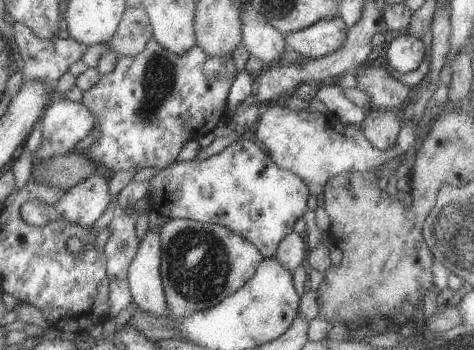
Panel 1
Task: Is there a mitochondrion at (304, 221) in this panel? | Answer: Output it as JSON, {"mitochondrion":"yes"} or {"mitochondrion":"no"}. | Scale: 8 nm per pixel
{"mitochondrion":"no"}

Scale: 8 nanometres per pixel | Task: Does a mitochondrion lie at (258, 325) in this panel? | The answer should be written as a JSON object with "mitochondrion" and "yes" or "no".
{"mitochondrion":"no"}

